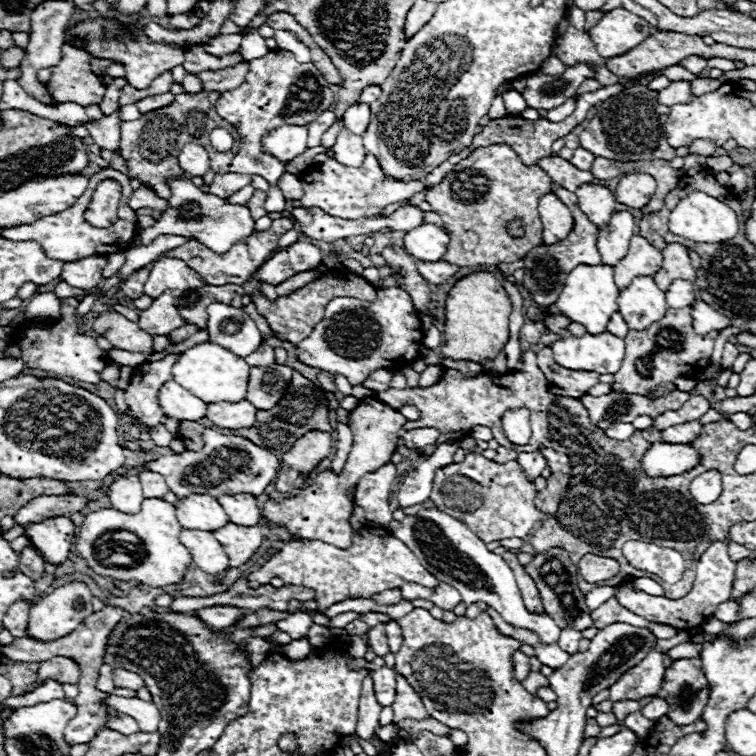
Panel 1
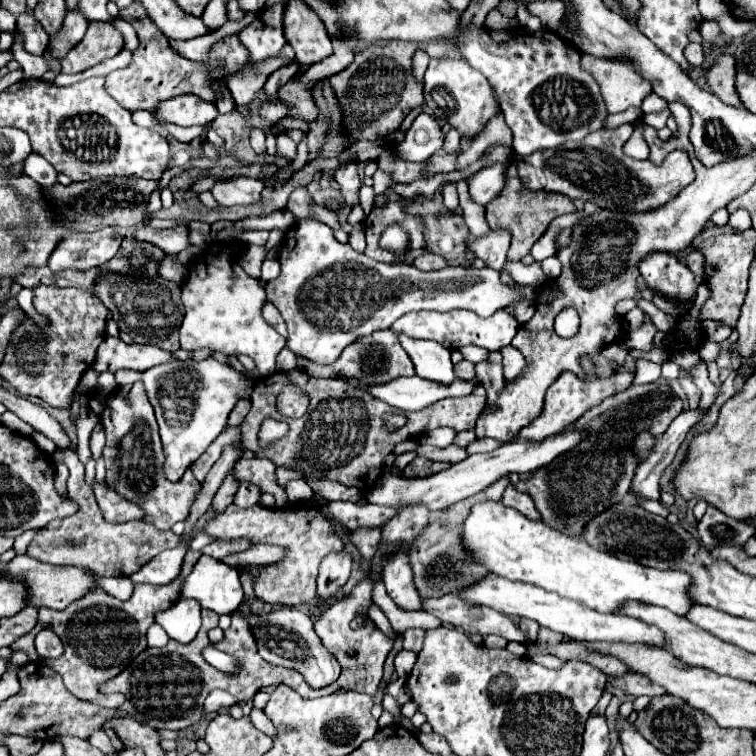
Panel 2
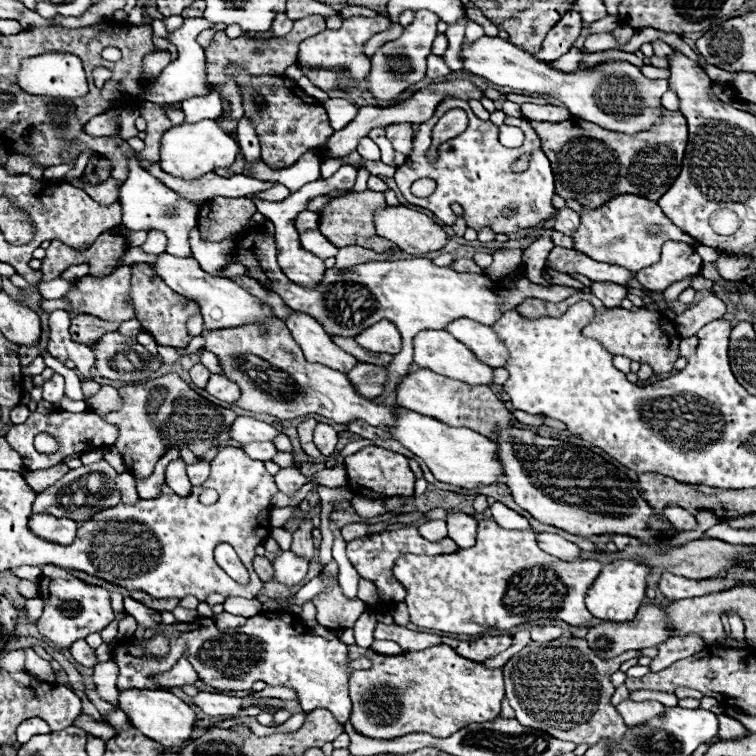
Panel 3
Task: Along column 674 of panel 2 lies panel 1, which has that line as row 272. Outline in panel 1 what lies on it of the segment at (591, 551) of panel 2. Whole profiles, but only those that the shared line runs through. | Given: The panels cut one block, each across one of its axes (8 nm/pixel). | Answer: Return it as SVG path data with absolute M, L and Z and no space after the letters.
M580 264L568 274L568 278L564 282L564 288L562 288L562 292L556 300L556 306L572 322L578 322L578 324L586 326L586 330L590 334L600 334L600 332L606 330L606 324L608 324L610 316L614 312L618 312L618 304L616 304L618 296L620 296L620 290L614 282L614 268L612 266Z

